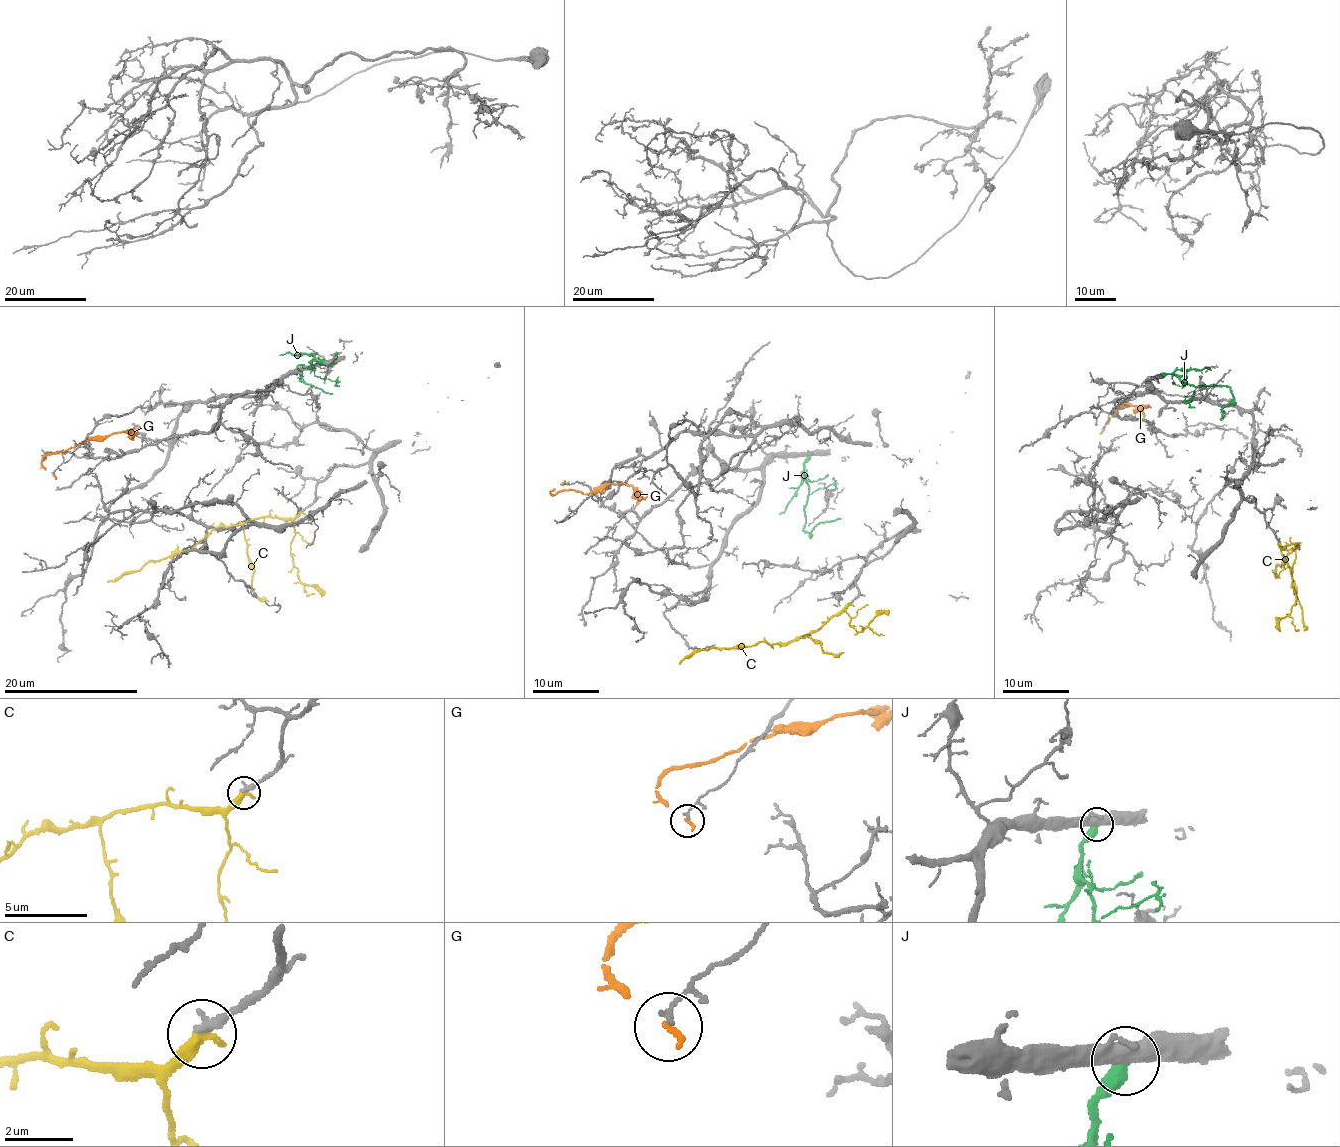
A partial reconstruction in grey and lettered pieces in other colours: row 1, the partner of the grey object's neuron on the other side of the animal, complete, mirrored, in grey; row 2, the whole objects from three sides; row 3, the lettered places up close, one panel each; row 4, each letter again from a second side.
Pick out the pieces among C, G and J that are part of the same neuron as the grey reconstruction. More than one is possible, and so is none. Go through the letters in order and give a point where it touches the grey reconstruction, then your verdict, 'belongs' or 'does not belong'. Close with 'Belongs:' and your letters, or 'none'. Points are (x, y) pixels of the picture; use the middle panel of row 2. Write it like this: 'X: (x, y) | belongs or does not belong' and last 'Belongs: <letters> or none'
C: (849, 605) | belongs
G: (562, 484) | does not belong
J: (810, 455) | does not belong
Belongs: C

